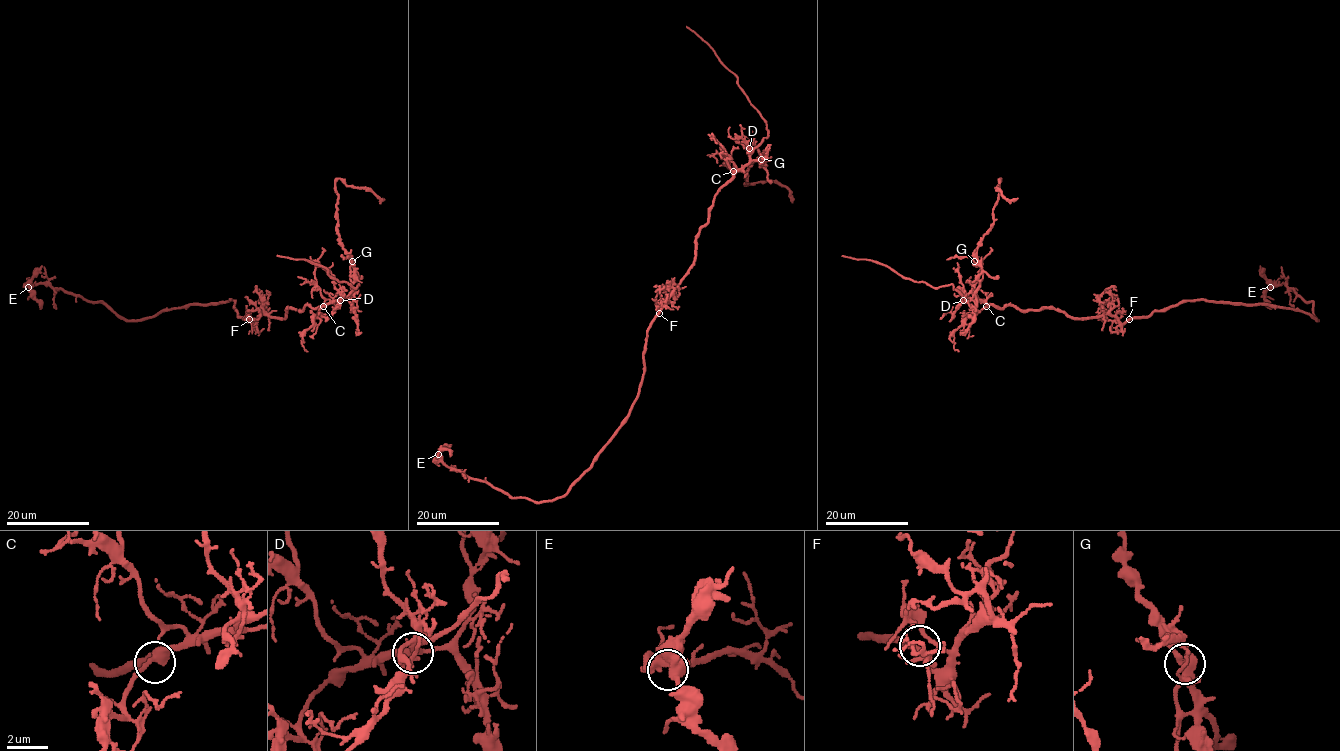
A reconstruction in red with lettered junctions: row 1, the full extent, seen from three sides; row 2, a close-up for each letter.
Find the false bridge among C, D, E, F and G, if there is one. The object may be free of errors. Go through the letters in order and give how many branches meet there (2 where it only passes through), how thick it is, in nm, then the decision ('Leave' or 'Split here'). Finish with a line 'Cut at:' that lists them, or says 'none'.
C: Branches: 3. Thickness 360 nm. Leave
D: Branches: 3. Thickness 140 nm. Leave
E: Branches: 2. Thickness 550 nm. Leave
F: Branches: 2. Thickness 320 nm. Leave
G: Branches: 2. Thickness 110 nm. Split here
Cut at: G

